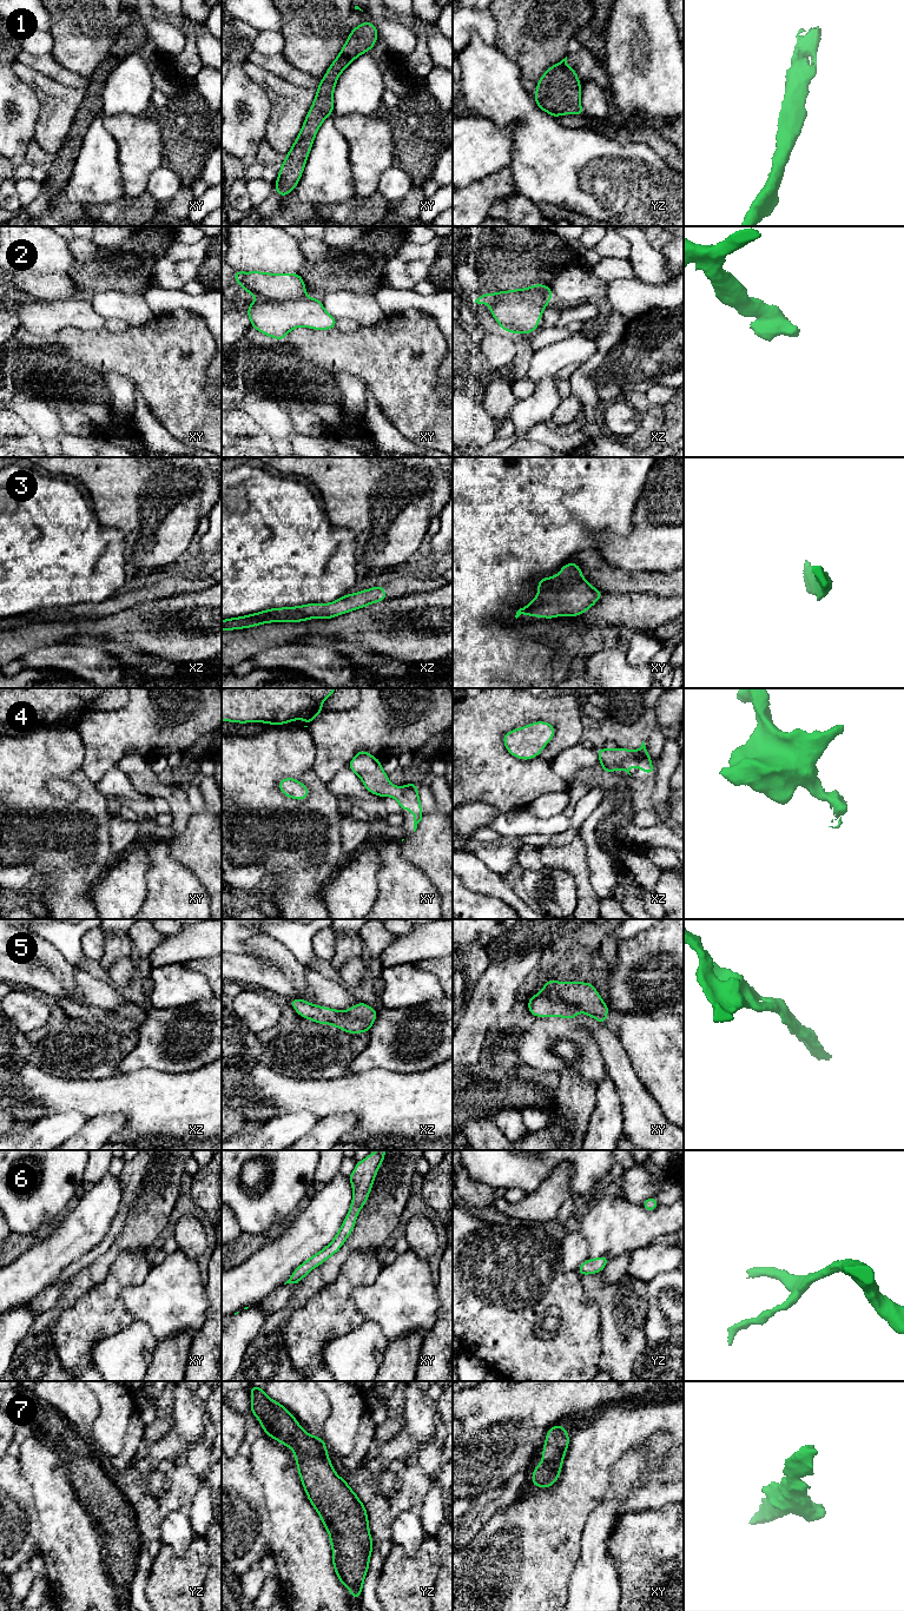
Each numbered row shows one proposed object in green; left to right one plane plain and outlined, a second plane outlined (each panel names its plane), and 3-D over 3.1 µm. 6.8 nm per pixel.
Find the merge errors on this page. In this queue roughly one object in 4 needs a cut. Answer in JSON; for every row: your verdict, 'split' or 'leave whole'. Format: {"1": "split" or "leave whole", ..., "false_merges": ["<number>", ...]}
{"1": "leave whole", "2": "leave whole", "3": "leave whole", "4": "leave whole", "5": "leave whole", "6": "leave whole", "7": "leave whole", "false_merges": []}

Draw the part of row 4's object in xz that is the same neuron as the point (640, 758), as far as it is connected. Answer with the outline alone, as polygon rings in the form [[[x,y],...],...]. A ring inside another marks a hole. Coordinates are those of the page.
[[[644,741],[638,751],[629,751],[622,747],[618,747],[616,750],[596,748],[595,751],[600,759],[600,767],[607,773],[613,773],[620,768],[631,775],[631,766],[640,767],[644,773],[655,773],[651,755],[648,754]]]

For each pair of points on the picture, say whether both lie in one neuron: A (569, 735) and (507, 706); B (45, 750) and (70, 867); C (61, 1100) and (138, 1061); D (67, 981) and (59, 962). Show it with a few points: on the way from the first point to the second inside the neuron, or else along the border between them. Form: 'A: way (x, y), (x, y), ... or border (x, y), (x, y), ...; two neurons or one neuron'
A: way (556, 719), (546, 708), (523, 708); one neuron
B: way (76, 777), (83, 804), (72, 837); one neuron
C: border (145, 1067), (118, 1074); two neurons
D: way (66, 976), (60, 966); one neuron

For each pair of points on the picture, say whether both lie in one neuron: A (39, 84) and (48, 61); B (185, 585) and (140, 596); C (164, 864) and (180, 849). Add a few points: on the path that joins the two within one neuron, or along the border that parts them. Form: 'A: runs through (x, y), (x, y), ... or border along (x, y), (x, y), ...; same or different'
A: border along (18, 61), (67, 87); different
B: runs through (175, 586), (151, 593); same
C: border along (167, 843), (167, 851), (193, 873); different

